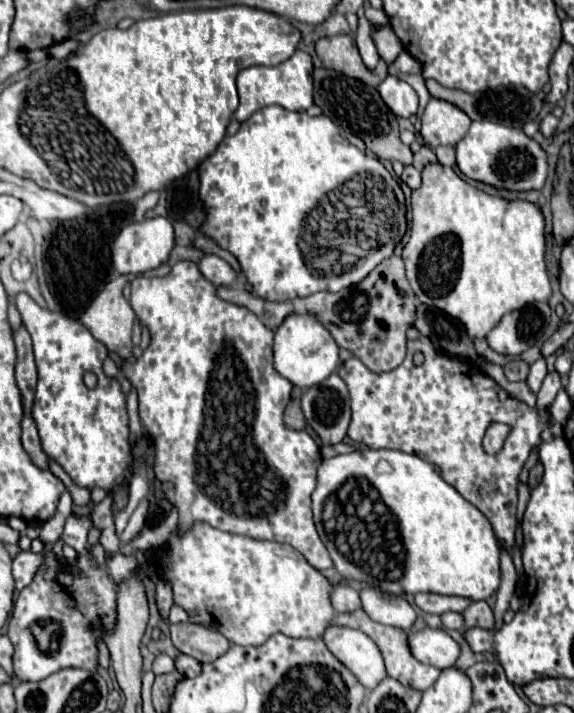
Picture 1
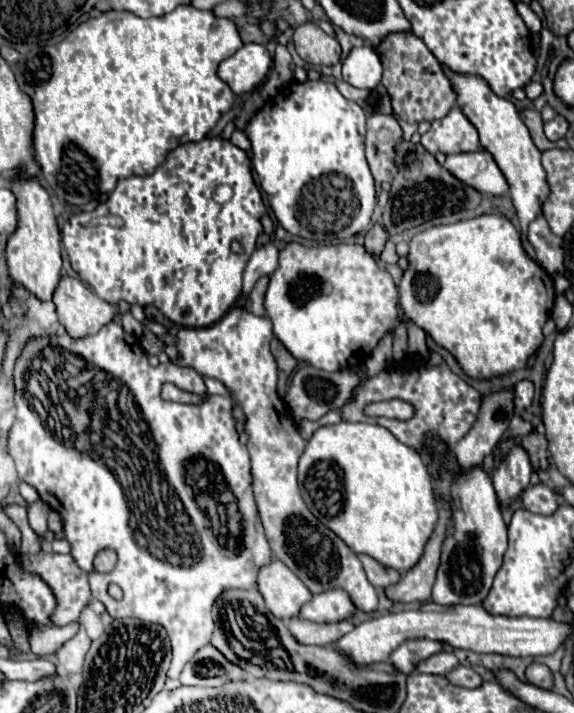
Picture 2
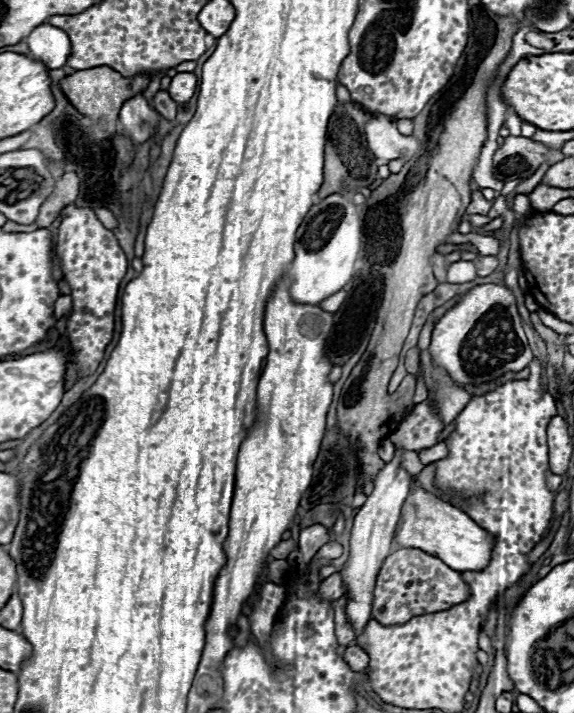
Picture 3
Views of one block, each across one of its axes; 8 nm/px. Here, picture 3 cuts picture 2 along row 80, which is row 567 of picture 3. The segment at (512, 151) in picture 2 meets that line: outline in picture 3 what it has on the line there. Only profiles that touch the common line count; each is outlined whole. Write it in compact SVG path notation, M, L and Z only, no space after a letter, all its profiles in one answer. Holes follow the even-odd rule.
M412 476L410 494L402 508L402 518L396 528L394 540L404 548L420 548L428 554L438 556L442 562L446 562L452 570L458 572L480 572L488 566L492 548L494 548L494 536L480 528L466 512L460 508L454 508L452 504L446 504L432 494L426 494L422 488L416 486L416 476Z

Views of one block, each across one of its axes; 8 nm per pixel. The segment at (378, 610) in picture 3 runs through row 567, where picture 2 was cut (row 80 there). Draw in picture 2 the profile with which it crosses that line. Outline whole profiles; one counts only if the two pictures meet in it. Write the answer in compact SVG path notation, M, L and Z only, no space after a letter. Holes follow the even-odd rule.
M390 34L382 40L382 44L376 48L382 66L384 76L382 84L386 86L394 114L398 114L406 122L422 122L422 120L436 120L446 116L446 112L456 104L456 94L448 82L448 78L440 70L440 62L434 58L434 54L426 48L426 44L416 38L414 34Z

